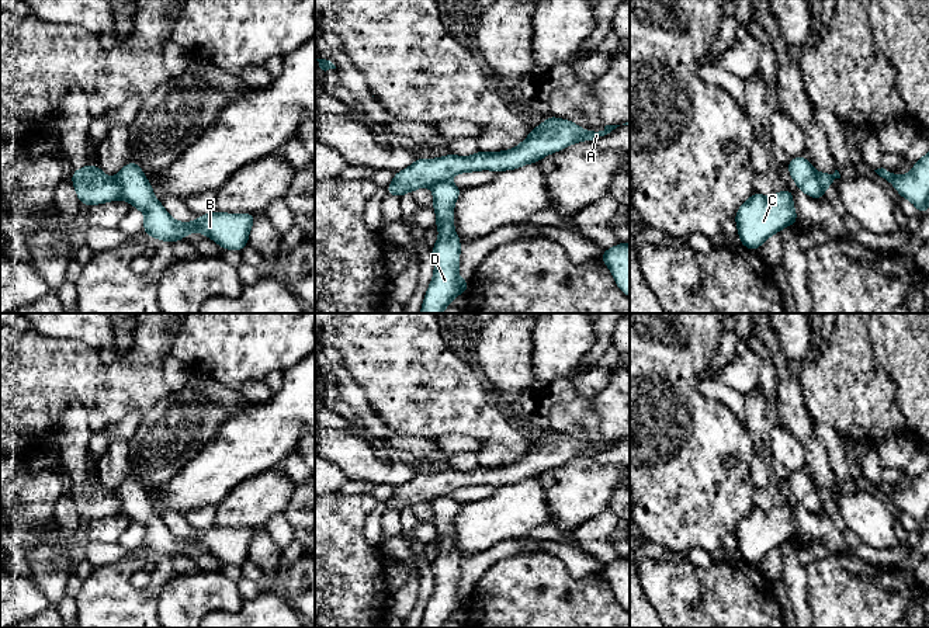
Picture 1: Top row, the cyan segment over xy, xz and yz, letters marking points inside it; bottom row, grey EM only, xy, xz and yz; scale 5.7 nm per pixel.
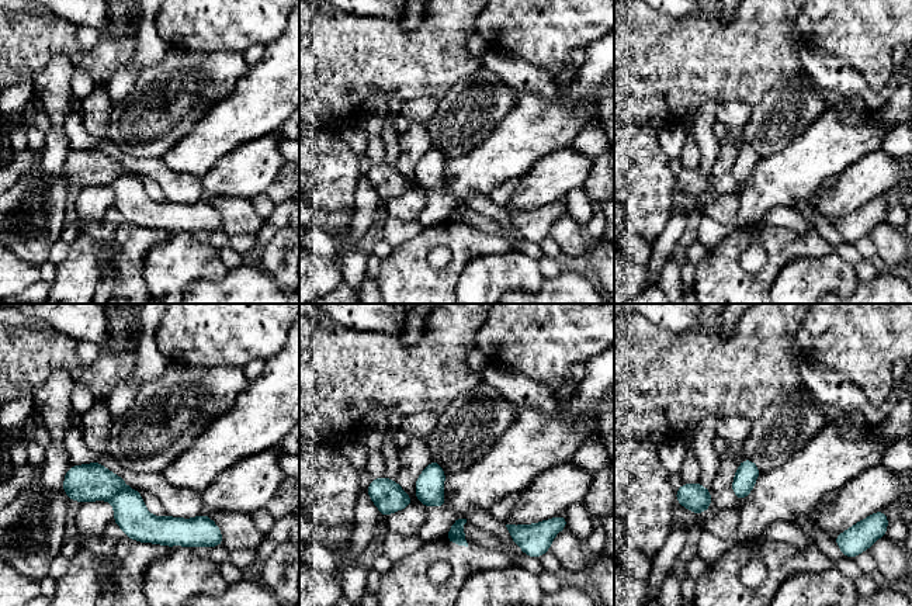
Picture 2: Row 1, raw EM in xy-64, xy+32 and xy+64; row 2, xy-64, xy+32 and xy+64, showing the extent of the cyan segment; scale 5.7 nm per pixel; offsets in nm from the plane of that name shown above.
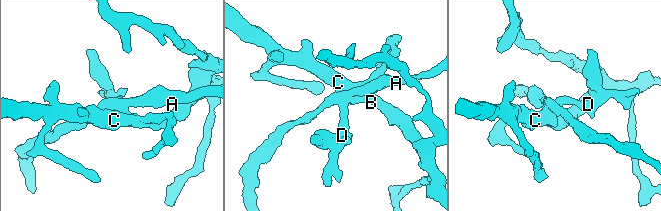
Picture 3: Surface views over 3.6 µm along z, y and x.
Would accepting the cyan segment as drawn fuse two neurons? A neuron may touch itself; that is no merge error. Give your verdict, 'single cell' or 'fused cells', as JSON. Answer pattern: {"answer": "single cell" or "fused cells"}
{"answer": "fused cells"}

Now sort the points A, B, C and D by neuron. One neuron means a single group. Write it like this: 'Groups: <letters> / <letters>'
Groups: A / B C D

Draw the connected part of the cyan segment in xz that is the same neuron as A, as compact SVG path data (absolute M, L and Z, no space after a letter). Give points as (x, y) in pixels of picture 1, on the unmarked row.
M548 431L516 462L503 466L478 466L464 472L447 469L438 473L419 472L409 482L396 486L386 509L402 511L420 502L434 502L447 497L453 490L479 485L514 485L524 479L540 476L550 468L559 466L580 455L596 455L620 440L606 440L602 445L585 445L572 436Z

